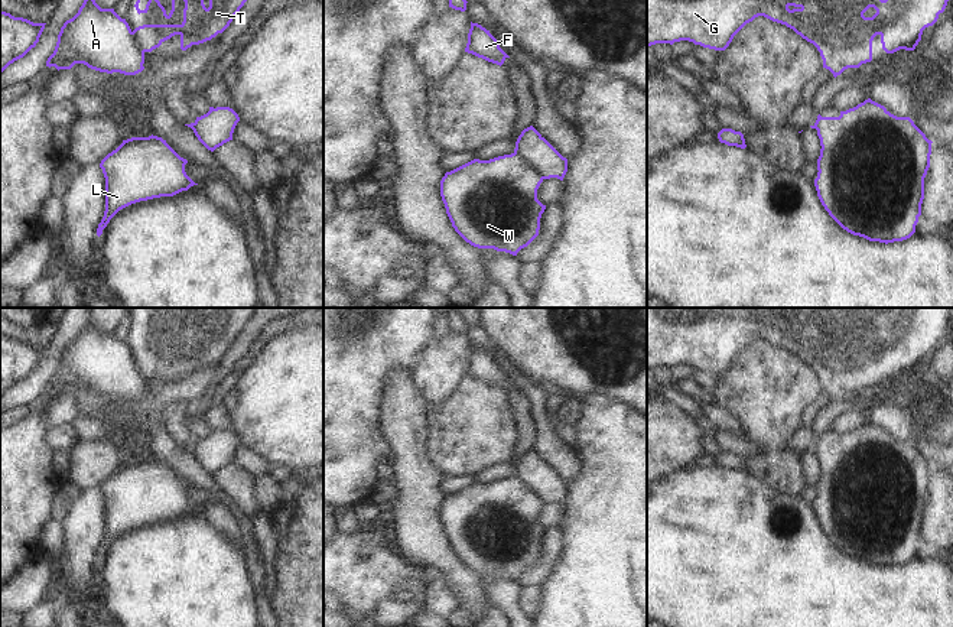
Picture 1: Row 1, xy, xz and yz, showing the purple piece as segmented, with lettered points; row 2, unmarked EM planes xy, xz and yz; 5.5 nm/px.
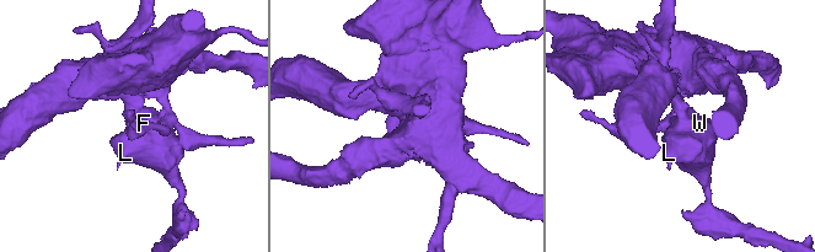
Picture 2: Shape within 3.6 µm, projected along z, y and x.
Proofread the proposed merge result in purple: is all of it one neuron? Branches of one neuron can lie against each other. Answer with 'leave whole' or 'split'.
split

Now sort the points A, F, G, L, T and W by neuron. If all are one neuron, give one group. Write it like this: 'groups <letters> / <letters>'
groups A L W / F G T

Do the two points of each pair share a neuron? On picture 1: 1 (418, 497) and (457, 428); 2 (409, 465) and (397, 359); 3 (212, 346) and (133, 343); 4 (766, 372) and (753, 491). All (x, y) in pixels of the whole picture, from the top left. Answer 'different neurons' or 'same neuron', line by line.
1: different neurons
2: different neurons
3: same neuron
4: different neurons

